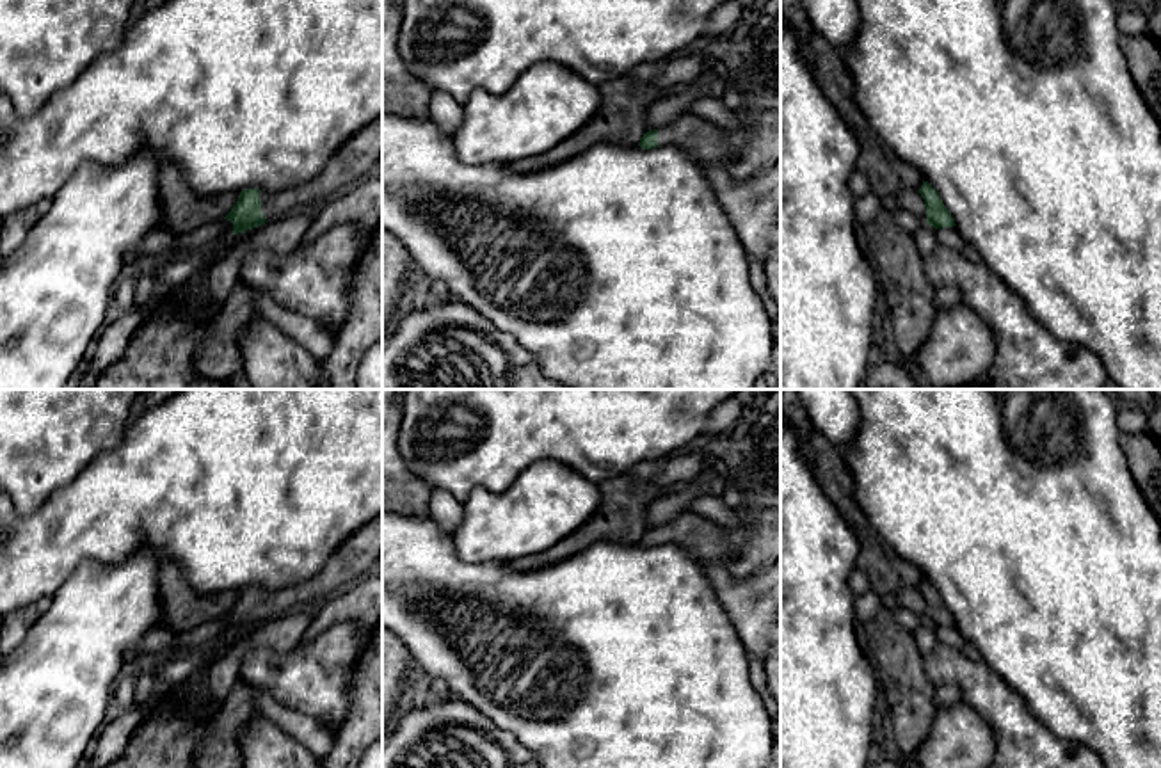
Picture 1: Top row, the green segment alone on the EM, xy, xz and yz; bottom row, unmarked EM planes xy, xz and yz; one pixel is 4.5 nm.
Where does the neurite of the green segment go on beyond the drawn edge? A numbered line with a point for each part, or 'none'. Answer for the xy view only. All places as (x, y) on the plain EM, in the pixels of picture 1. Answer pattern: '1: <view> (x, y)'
1: xy (360, 555)

